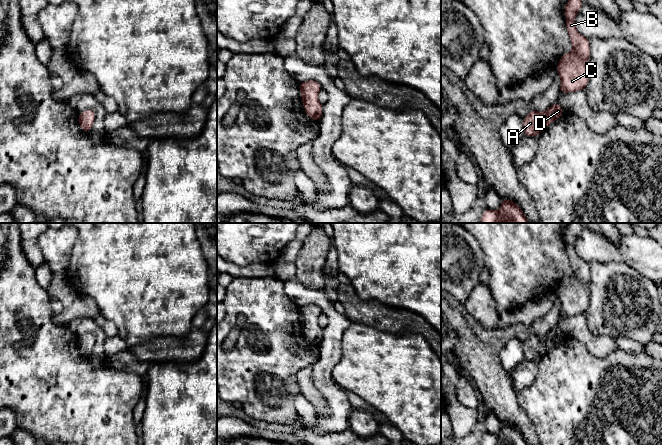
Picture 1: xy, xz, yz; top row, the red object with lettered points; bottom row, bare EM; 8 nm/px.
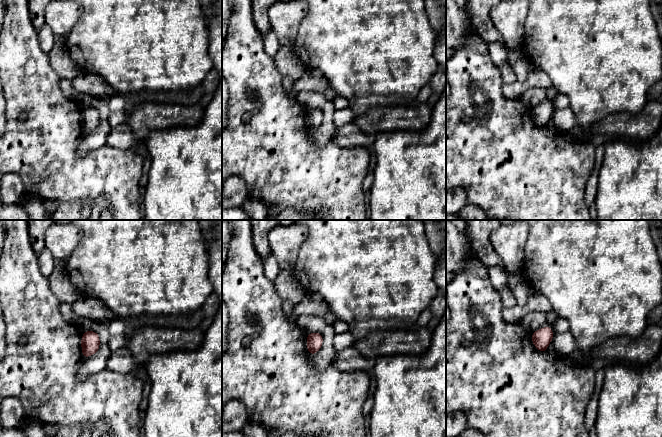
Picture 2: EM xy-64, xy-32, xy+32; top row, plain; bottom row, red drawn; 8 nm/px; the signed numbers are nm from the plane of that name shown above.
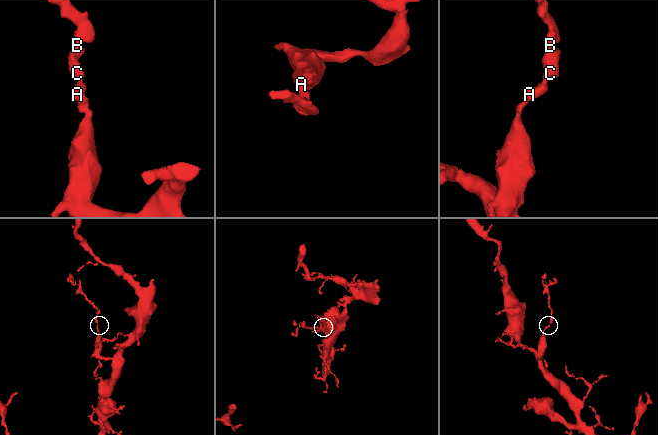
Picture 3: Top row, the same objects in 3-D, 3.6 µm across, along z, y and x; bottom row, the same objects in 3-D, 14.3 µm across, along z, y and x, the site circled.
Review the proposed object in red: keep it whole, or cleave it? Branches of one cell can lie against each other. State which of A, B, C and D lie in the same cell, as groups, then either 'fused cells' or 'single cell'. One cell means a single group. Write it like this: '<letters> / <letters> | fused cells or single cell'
A B C D | single cell

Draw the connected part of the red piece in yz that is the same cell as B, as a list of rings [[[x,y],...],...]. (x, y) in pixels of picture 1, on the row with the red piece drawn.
[[[568,0],[565,4],[566,29],[572,43],[572,51],[561,56],[556,67],[561,79],[559,93],[585,90],[589,81],[590,42],[576,30],[574,23],[582,6],[581,0]]]

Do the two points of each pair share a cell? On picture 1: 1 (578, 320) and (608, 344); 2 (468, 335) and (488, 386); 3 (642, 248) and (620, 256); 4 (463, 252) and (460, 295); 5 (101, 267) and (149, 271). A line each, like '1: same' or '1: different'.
1: same
2: same
3: same
4: same
5: same

